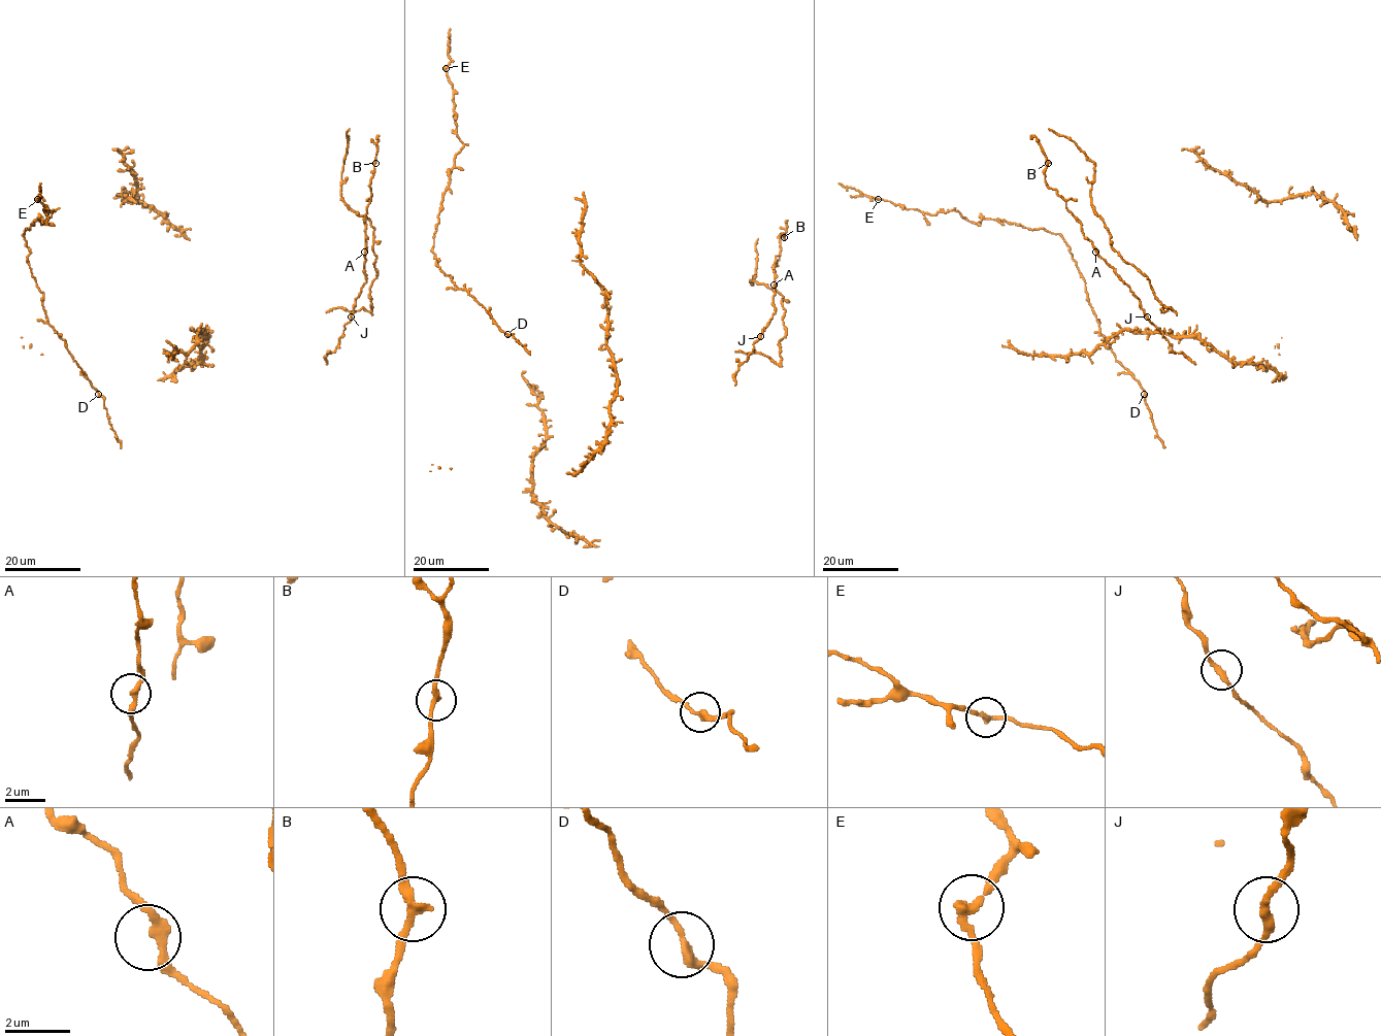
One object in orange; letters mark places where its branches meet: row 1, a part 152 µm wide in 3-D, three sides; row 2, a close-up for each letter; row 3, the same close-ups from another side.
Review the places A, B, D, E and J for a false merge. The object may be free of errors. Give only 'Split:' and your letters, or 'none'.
Split: none

